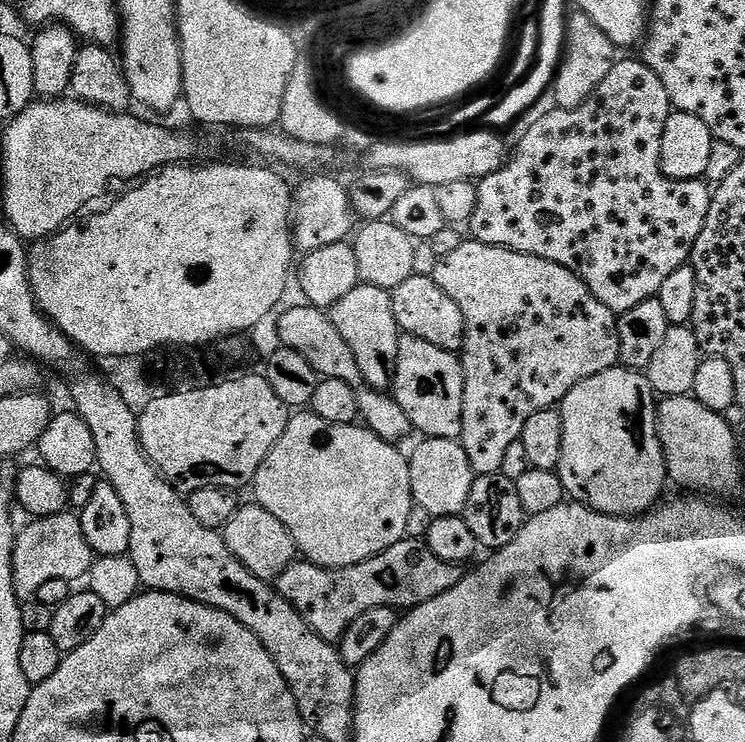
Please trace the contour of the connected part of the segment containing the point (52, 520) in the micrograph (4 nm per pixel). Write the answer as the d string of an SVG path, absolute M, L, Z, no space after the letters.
M70 510L59 512L56 515L43 516L32 521L28 526L23 526L17 531L15 546L12 549L12 581L15 592L21 601L26 601L35 597L40 586L45 582L50 582L50 578L62 577L63 580L76 582L76 579L83 579L92 568L95 560L95 553L86 542L85 535L82 534L79 515Z

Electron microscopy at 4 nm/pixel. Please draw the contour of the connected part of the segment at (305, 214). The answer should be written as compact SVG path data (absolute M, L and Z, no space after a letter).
M328 174L309 175L294 188L294 244L304 254L322 250L322 246L345 243L358 224L349 189L344 189L334 177L324 175Z

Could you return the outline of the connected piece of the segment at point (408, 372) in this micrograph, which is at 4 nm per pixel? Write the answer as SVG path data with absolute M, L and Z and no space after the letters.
M401 335L398 346L398 362L394 377L394 399L406 410L413 429L425 437L437 436L459 440L464 417L464 362L457 353L442 350L426 338Z

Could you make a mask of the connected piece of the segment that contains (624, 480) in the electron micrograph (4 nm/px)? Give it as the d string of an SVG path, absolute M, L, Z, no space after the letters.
M617 366L594 374L561 400L558 411L562 418L562 458L560 481L565 493L573 501L588 505L593 512L604 512L613 518L639 516L657 507L664 484L669 483L668 464L664 460L664 447L660 430L656 426L658 397L653 392L647 375L635 368Z

